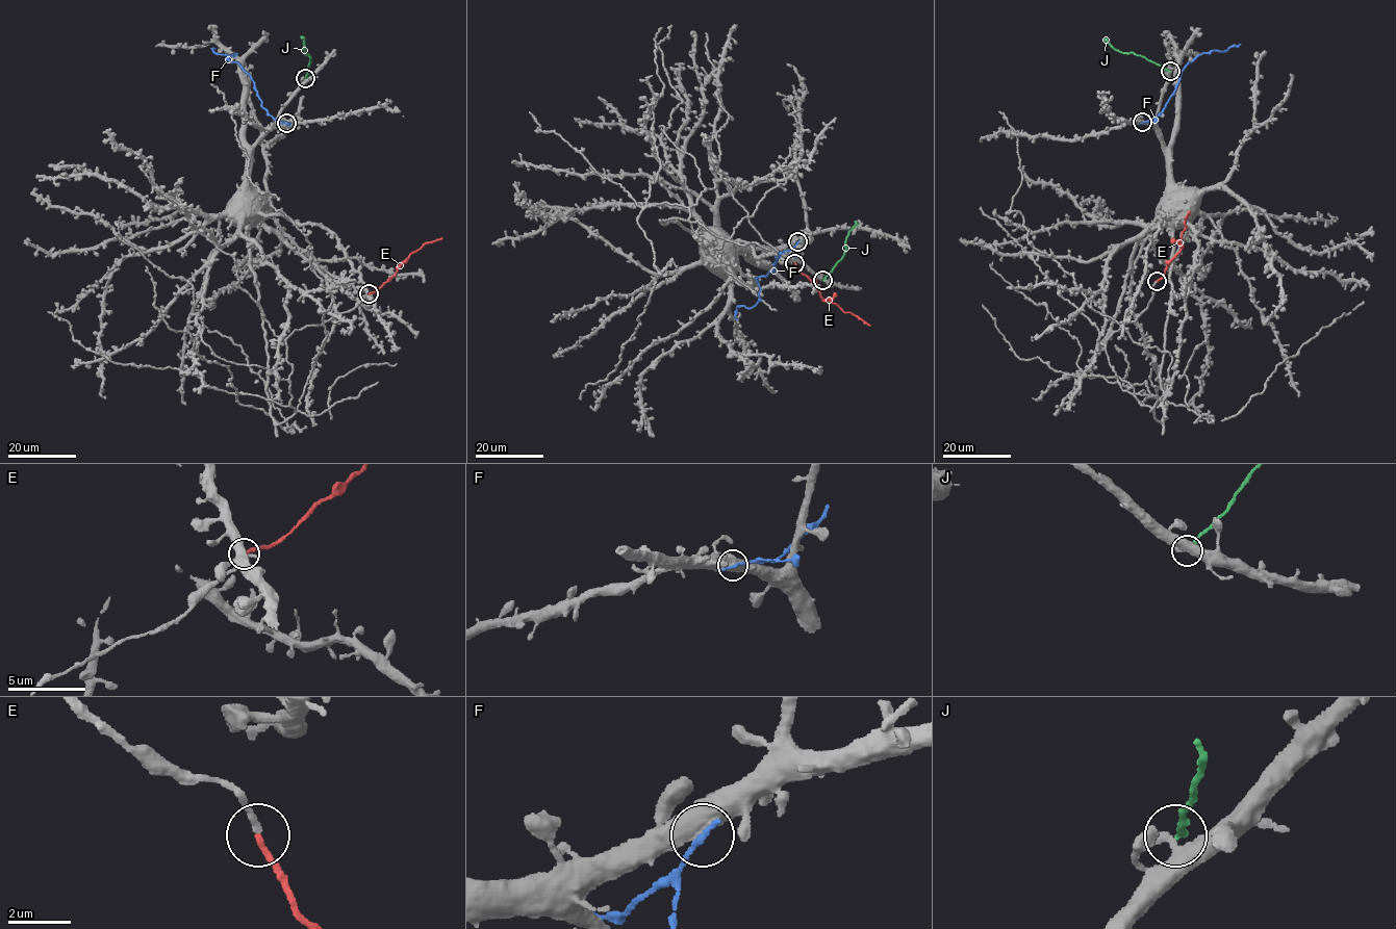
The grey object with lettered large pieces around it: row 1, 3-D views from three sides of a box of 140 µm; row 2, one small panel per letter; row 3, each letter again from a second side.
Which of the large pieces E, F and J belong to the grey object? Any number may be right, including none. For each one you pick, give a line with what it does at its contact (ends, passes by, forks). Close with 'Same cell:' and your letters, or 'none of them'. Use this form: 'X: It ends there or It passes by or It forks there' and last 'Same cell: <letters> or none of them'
E: It ends there
Same cell: E

